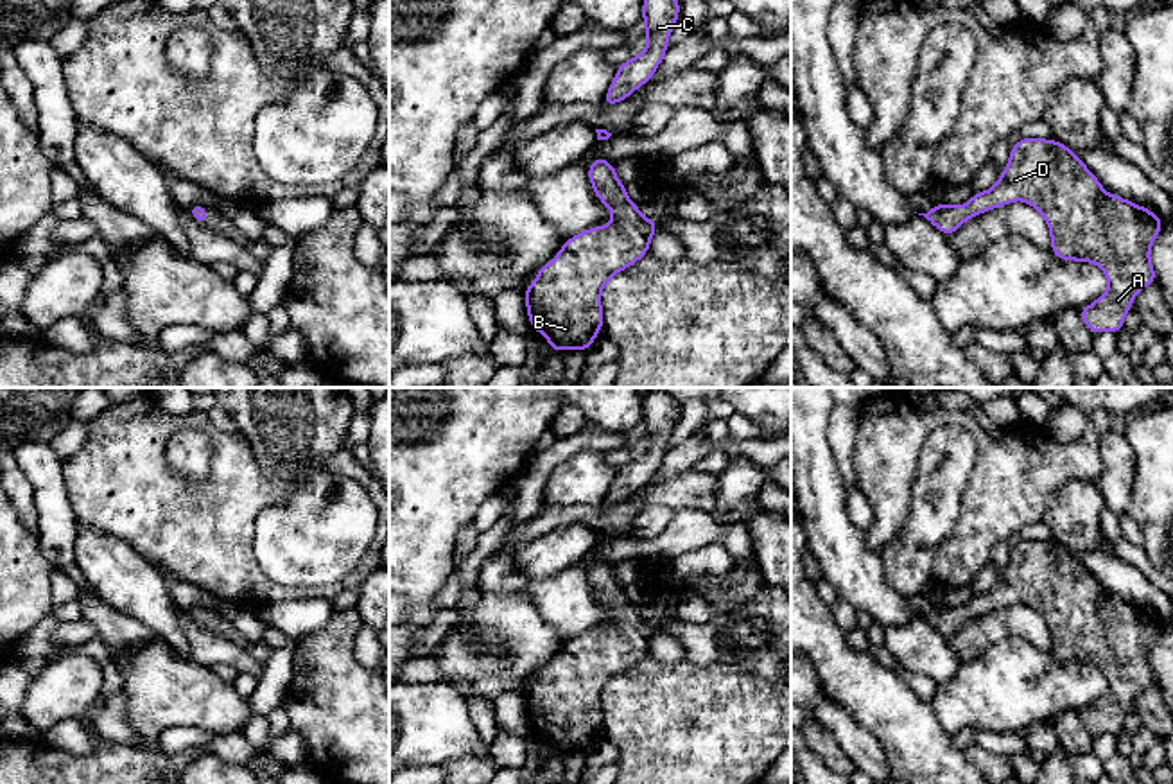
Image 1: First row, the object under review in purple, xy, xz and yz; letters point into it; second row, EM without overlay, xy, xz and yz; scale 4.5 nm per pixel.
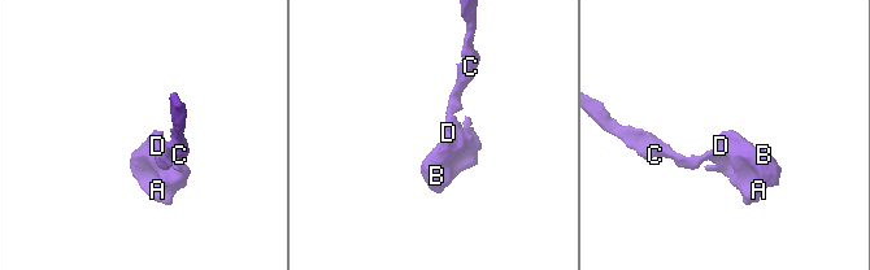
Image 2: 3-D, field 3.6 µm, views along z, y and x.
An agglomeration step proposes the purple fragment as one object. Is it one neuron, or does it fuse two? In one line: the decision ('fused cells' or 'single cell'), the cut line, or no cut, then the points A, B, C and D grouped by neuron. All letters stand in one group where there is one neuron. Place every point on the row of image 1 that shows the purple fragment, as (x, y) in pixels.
single cell; cut none; groups A B C D

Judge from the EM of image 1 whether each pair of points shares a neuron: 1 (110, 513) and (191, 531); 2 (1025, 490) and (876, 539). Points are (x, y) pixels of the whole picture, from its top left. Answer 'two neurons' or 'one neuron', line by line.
1: one neuron
2: one neuron

